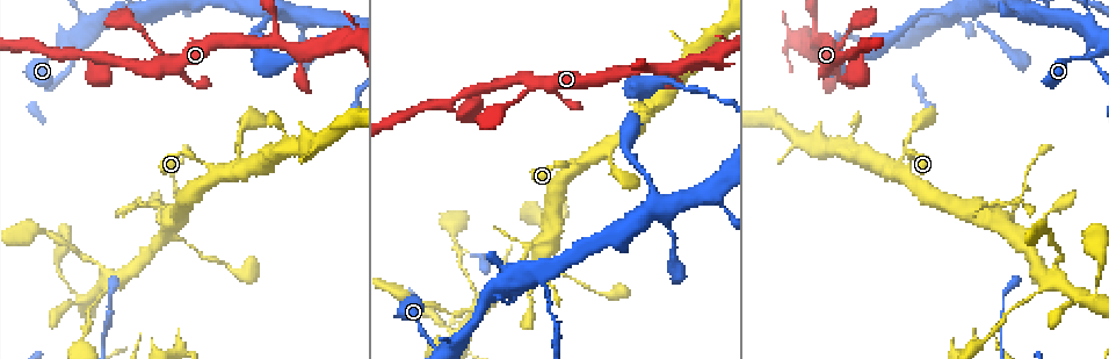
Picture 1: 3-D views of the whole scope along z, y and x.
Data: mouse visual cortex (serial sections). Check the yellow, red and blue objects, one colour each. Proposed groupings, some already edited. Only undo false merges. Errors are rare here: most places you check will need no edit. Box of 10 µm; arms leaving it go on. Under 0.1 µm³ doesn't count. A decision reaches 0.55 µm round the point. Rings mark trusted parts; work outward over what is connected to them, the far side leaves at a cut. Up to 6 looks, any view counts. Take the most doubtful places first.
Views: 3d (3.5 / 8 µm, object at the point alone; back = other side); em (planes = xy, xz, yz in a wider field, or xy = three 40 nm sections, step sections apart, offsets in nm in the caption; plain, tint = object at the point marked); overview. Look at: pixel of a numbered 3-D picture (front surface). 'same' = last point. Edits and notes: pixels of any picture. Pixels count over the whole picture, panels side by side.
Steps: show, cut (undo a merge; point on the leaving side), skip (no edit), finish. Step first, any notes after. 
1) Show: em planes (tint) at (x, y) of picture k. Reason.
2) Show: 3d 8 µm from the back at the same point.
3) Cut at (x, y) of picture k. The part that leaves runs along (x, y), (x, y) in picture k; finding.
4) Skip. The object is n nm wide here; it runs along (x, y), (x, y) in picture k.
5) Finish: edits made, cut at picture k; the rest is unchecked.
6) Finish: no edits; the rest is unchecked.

Show: 3d 3.5 µm at (847, 53) of picture 1. Branch point.

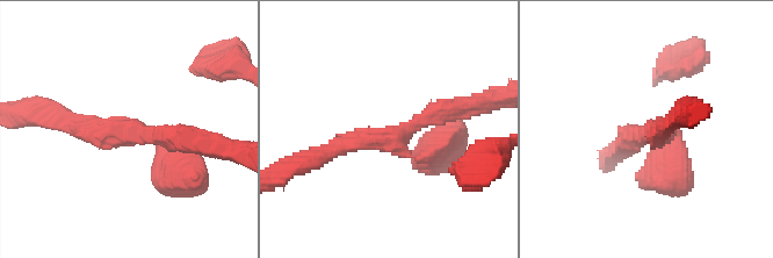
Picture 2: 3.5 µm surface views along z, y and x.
Show: em xy step 3 (tint) at (134, 135) of picture 2. 3 arms meet here; the arms are 250, 300, 350 nm wide.

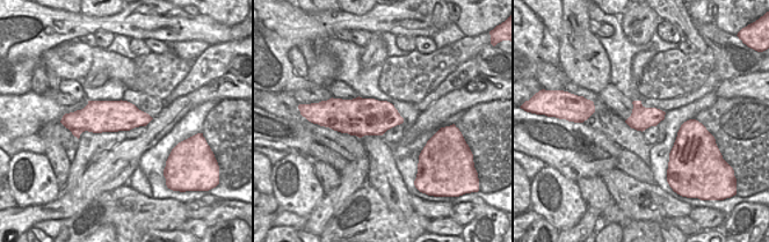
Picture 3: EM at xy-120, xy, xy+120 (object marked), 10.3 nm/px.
Skip. The object is 400 nm wide here; it runs along (625, 144), (676, 129), (663, 169) in picture 2; continuous, no second cell.

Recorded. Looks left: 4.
Show: 3d 8 µm at (1053, 281) of picture 1. Four-way junction.

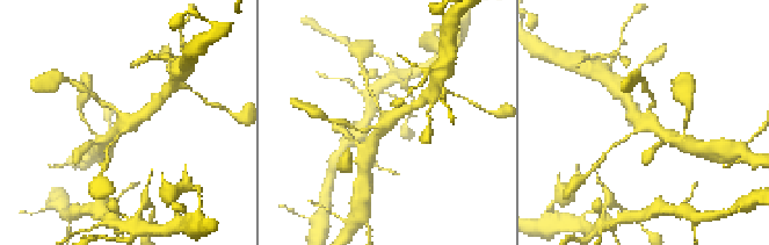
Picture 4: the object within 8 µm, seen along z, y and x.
Show: 3d 3.5 µm at the same point.

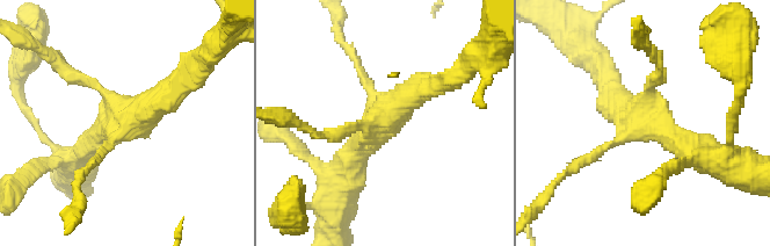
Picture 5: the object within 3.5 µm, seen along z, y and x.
Show: em planes (tint) at (380, 123) of picture 5. 4 arms meet here; the arms are 100, 200, 350, 350 nm wide.

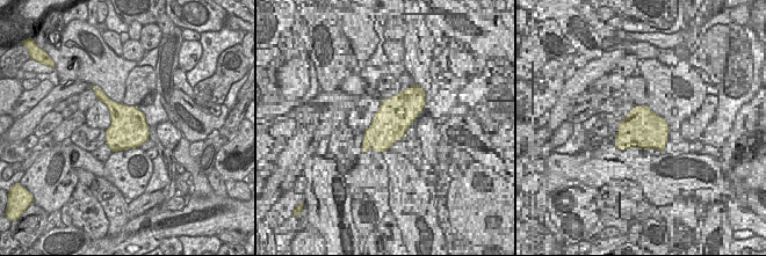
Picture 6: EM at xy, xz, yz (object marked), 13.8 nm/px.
Skip. It runs along (437, 85), (387, 114), (341, 176) in picture 5; all the same cell.

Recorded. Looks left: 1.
Finish: no edits; the rest is unchecked.

